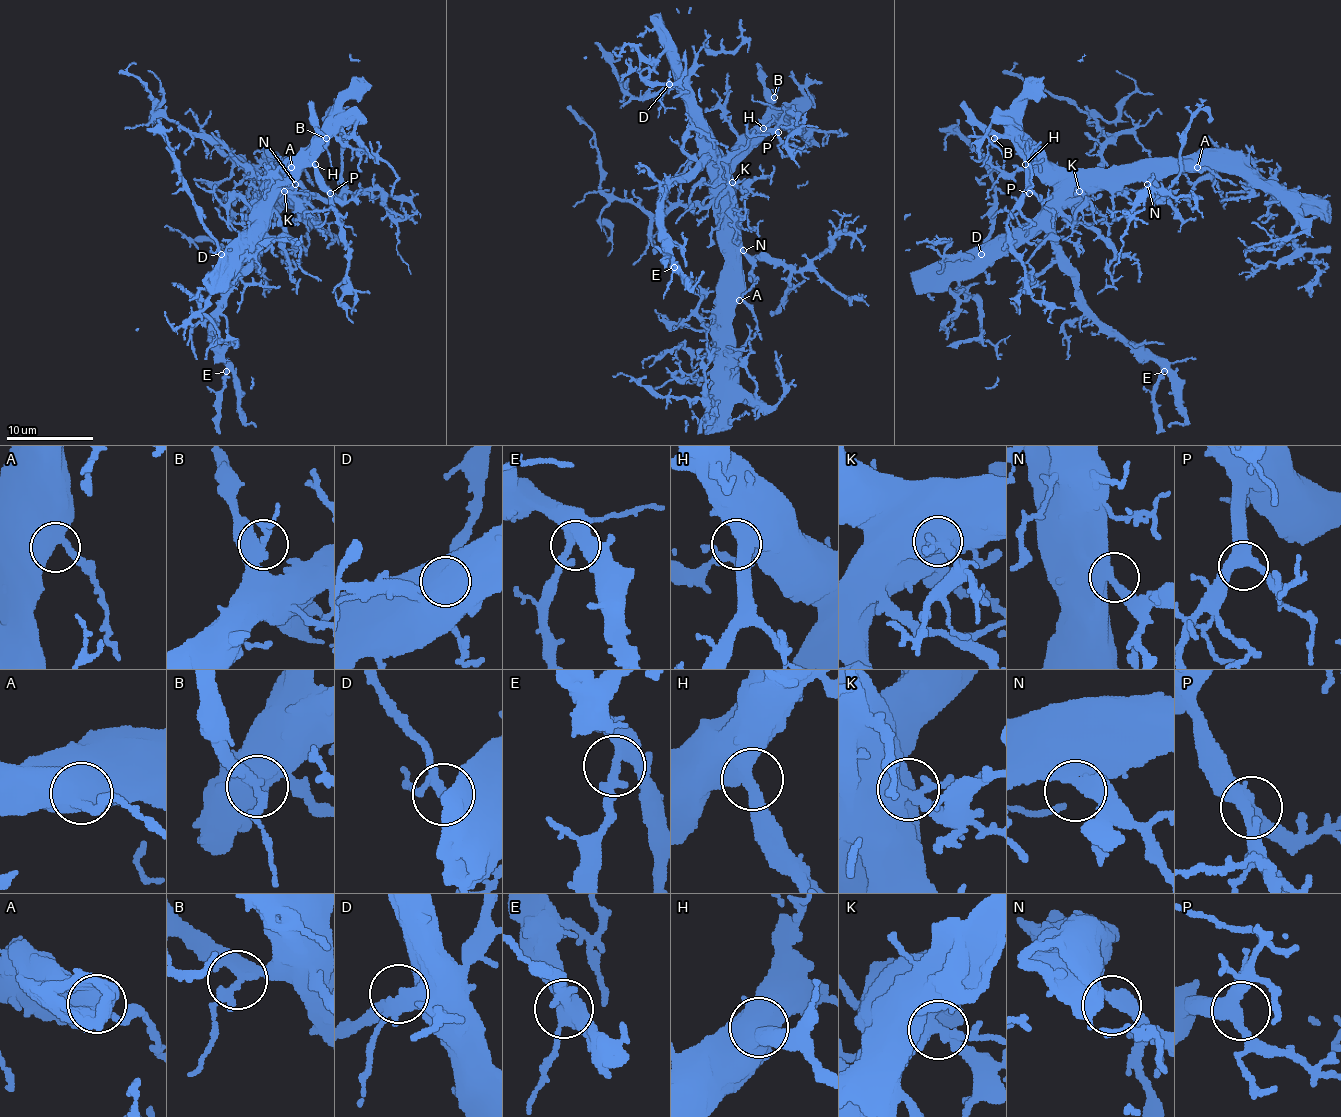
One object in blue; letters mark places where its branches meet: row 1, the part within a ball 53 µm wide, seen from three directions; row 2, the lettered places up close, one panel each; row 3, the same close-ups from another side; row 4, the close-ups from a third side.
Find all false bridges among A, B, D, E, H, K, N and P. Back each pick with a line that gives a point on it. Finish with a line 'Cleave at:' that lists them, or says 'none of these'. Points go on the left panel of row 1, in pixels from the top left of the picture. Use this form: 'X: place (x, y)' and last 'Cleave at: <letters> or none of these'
Cleave at: none of these

